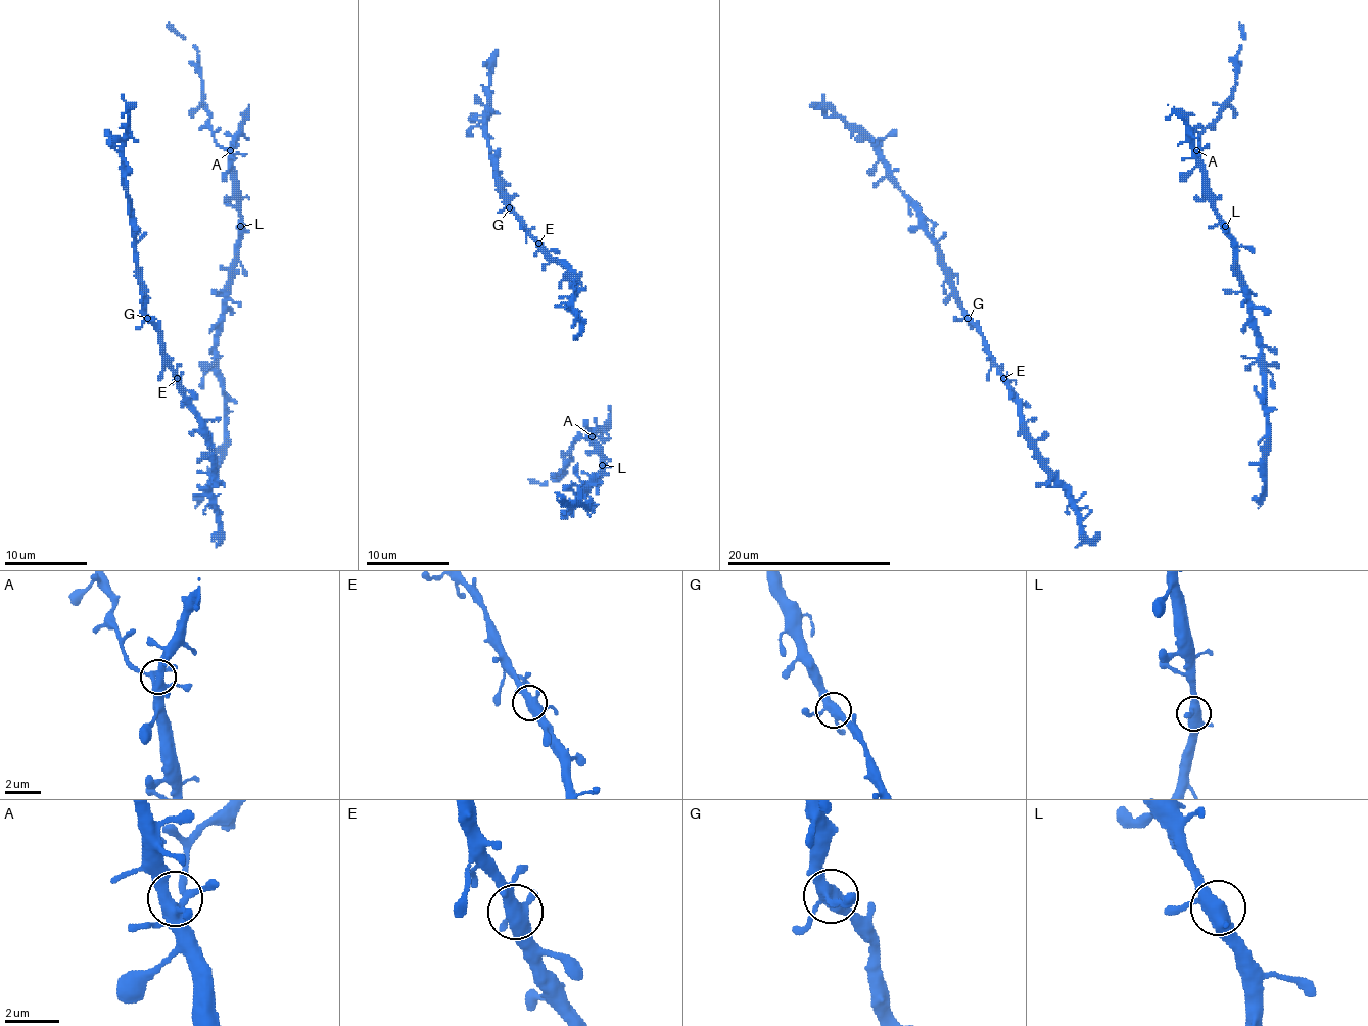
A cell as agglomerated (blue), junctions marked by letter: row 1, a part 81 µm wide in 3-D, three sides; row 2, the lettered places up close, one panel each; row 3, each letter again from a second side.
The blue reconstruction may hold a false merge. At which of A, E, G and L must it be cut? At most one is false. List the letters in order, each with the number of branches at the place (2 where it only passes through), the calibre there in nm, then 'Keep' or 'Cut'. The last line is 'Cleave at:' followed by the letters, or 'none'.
A: Branches: 6. Thickness 400 nm. Keep
E: Branches: 4. Thickness 440 nm. Keep
G: Branches: 4. Thickness 440 nm. Keep
L: Branches: 4. Thickness 460 nm. Keep
Cleave at: none

